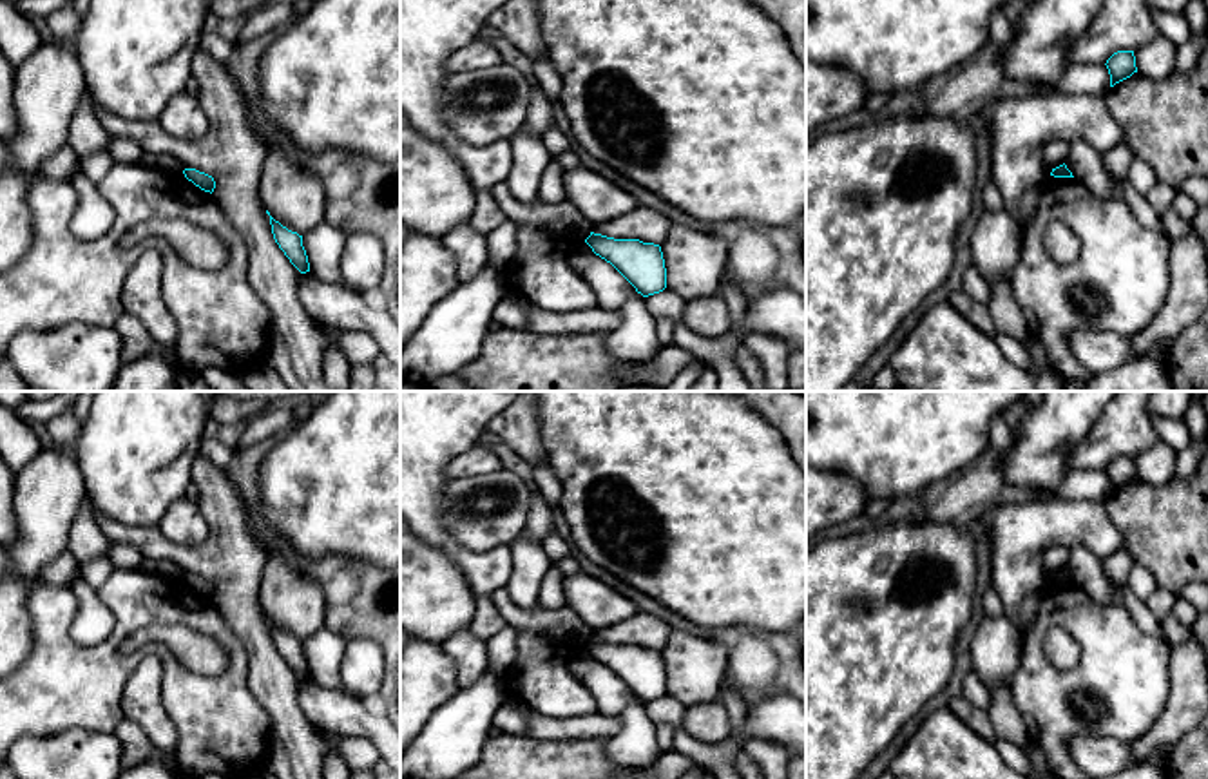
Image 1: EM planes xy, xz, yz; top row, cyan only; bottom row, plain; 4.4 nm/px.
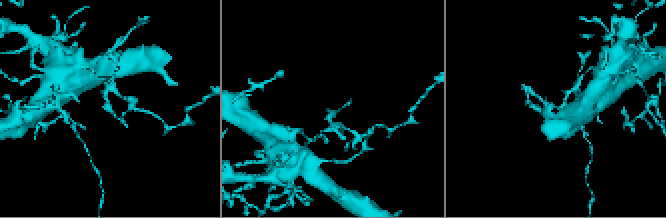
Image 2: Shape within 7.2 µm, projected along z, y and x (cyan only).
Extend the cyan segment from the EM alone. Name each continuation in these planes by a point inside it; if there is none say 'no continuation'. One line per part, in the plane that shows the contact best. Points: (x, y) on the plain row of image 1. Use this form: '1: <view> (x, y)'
no continuation

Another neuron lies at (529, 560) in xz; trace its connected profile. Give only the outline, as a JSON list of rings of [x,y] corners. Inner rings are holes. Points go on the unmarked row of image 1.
[[[523,533],[514,538],[511,551],[511,598],[523,611],[540,611],[540,587],[554,562],[547,556],[542,543],[532,542]]]

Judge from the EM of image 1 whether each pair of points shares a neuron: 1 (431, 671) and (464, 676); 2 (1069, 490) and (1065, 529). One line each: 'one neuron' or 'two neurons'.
1: two neurons
2: two neurons

